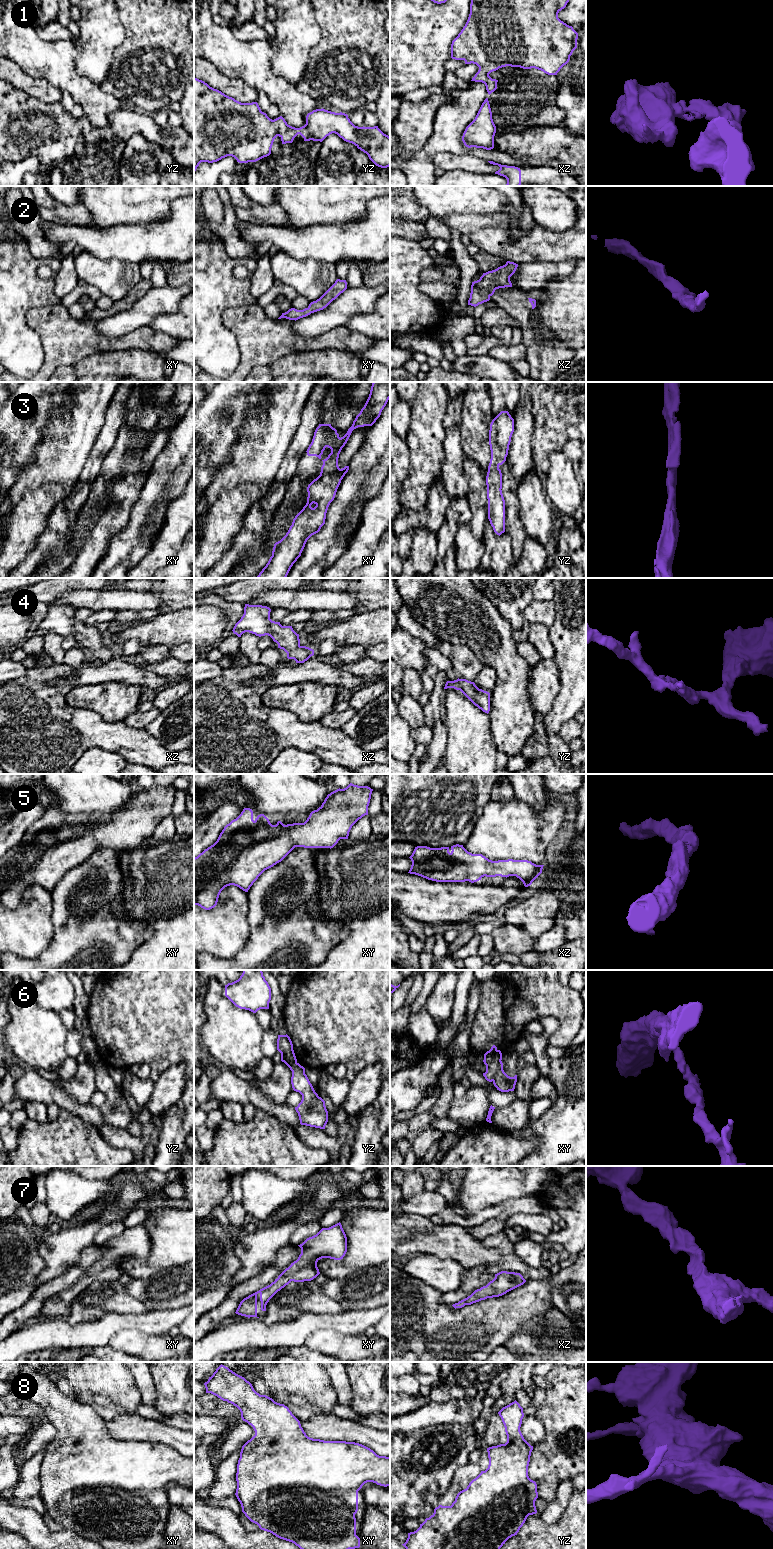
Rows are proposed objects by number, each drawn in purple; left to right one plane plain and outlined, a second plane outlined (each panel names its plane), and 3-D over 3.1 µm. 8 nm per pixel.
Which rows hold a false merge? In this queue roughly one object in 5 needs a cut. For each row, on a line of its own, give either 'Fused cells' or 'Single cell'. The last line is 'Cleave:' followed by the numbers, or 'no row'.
1: Single cell
2: Single cell
3: Single cell
4: Single cell
5: Single cell
6: Fused cells
7: Single cell
8: Single cell
Cleave: 6

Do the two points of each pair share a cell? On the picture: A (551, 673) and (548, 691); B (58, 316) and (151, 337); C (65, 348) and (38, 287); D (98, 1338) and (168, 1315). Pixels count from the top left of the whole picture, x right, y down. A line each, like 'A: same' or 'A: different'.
A: same
B: same
C: different
D: same

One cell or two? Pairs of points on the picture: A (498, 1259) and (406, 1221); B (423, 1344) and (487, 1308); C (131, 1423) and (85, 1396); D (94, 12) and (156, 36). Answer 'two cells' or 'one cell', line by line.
A: one cell
B: one cell
C: two cells
D: two cells

